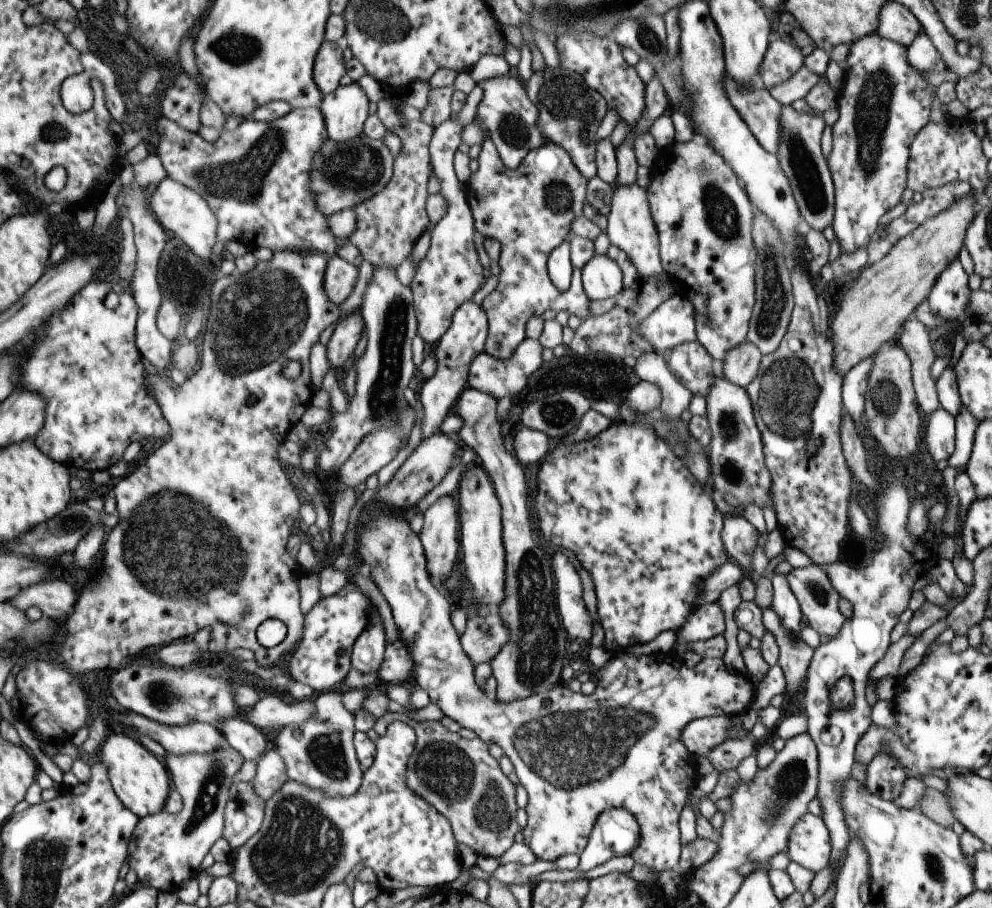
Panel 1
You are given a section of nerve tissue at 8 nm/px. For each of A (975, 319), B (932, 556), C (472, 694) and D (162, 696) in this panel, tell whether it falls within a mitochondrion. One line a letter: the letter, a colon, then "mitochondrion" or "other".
A: other
B: other
C: other
D: mitochondrion

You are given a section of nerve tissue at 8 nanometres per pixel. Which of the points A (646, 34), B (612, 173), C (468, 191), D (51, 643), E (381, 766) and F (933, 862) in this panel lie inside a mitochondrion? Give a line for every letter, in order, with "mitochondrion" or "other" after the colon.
A: mitochondrion
B: other
C: other
D: other
E: other
F: mitochondrion

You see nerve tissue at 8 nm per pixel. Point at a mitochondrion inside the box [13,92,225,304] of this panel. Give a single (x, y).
(51, 132)

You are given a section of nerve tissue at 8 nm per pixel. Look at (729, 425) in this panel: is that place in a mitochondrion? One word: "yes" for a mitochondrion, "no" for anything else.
yes

